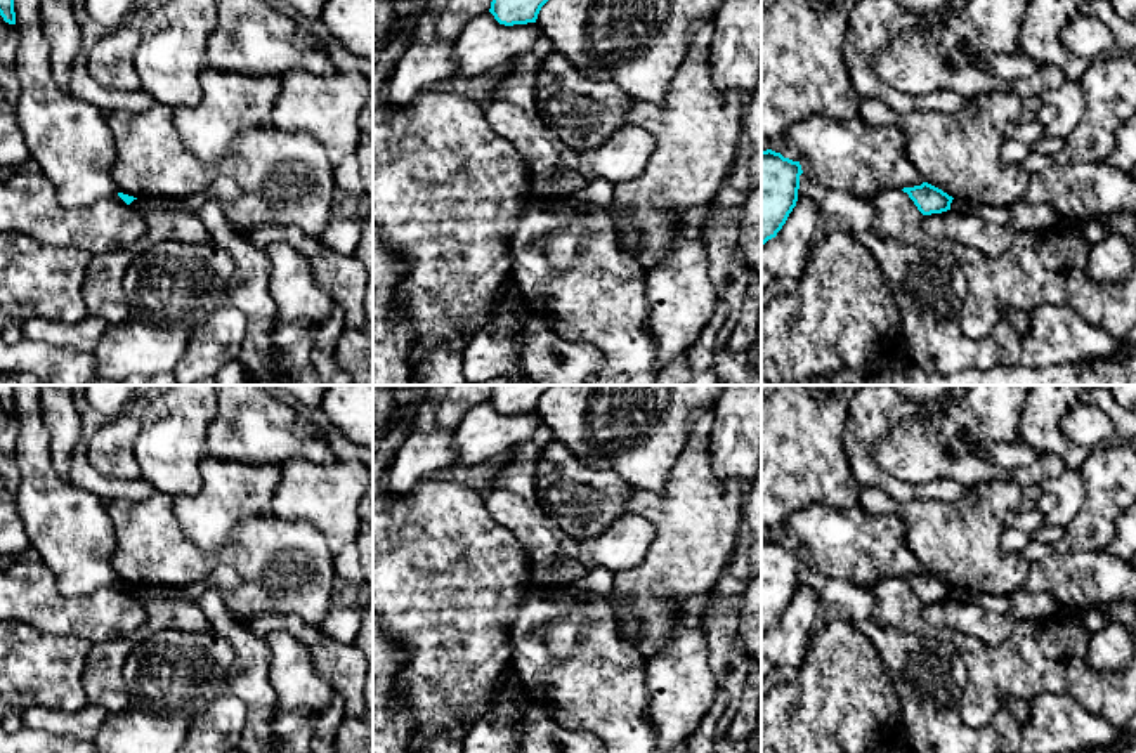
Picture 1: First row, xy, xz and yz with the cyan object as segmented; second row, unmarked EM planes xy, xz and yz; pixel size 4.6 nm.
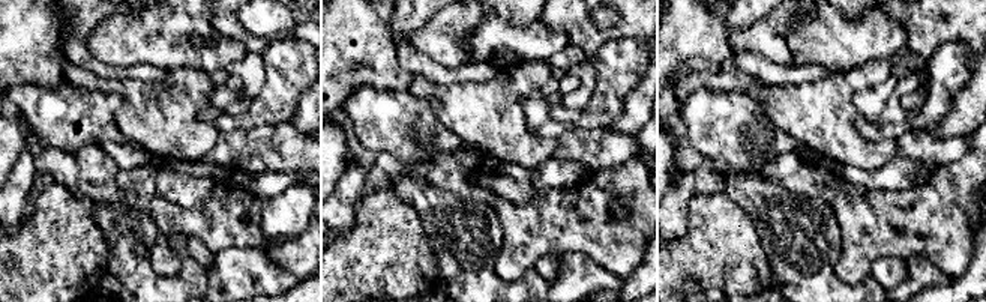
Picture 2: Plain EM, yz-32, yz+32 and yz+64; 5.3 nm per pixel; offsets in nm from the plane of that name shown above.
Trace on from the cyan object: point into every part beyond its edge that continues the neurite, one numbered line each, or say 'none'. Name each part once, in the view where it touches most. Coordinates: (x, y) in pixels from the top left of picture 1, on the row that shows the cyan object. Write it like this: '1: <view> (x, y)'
none

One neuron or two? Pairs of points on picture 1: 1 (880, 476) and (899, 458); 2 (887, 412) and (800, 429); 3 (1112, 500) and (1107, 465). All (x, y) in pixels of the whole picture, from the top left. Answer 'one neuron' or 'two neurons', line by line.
1: two neurons
2: two neurons
3: one neuron

